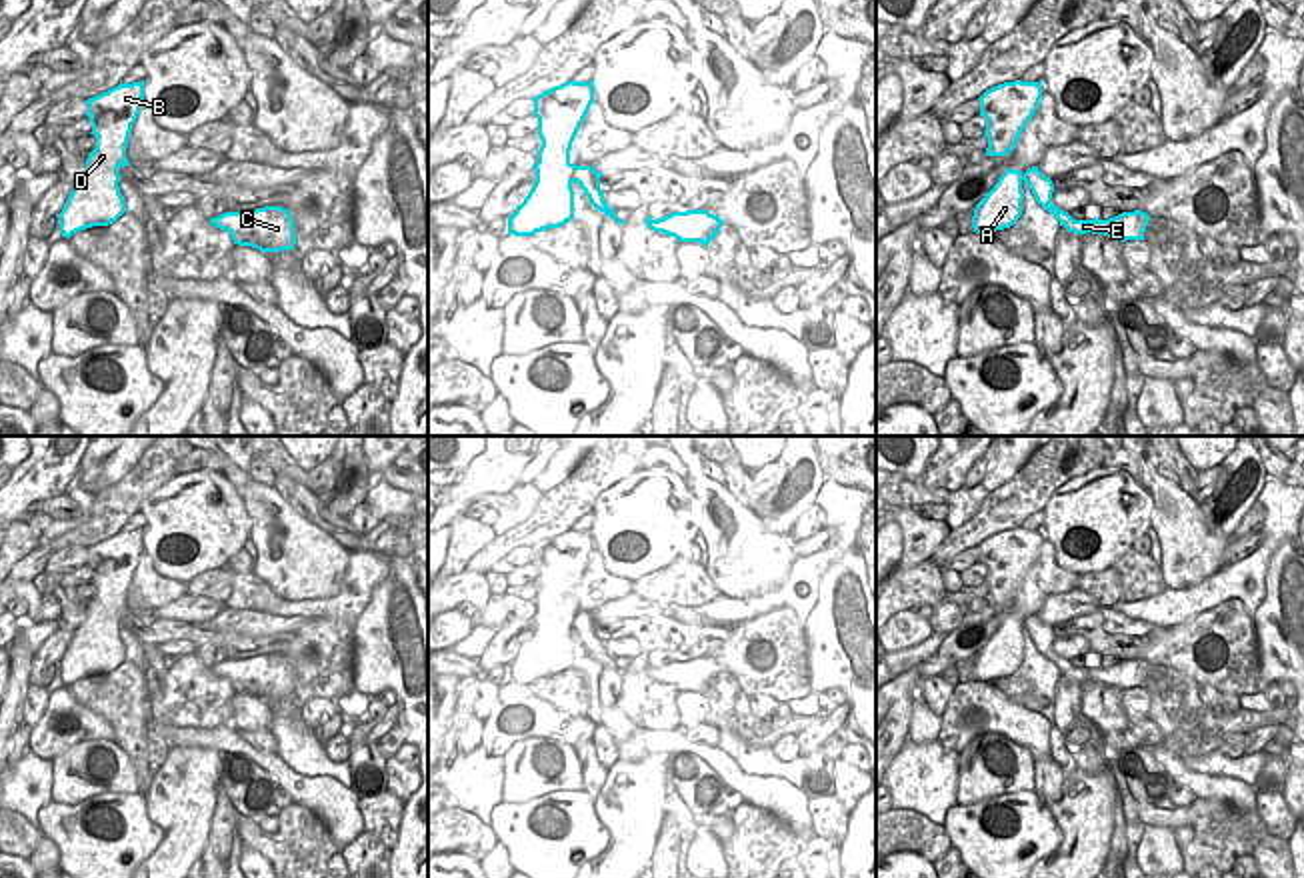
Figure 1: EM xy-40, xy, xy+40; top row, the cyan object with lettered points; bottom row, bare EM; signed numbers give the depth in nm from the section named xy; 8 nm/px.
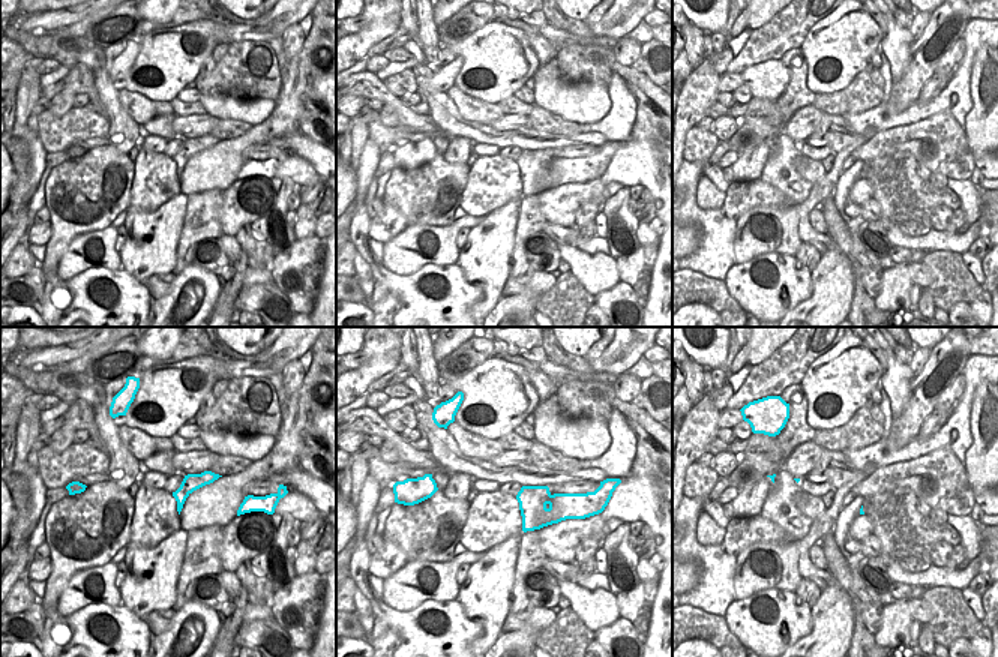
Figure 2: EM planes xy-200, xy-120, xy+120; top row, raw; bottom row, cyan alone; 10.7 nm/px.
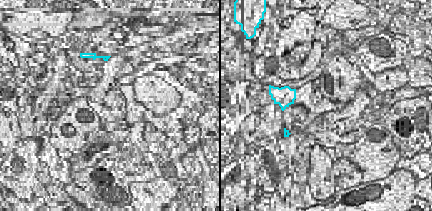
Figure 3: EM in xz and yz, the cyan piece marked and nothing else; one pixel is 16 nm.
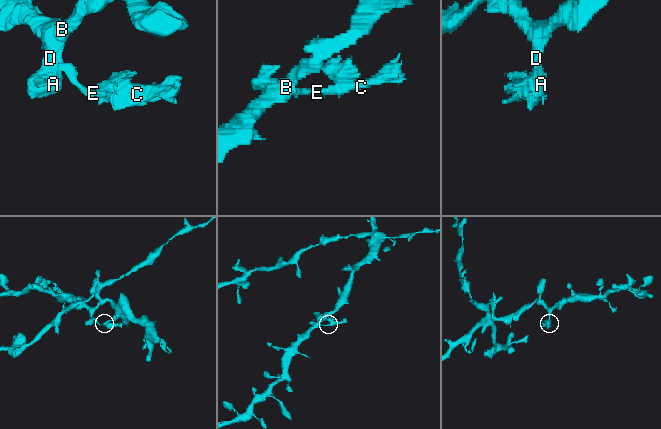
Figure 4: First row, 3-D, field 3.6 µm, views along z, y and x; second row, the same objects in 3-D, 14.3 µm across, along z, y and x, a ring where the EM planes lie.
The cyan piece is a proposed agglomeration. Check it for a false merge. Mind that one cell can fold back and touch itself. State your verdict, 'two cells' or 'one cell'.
two cells

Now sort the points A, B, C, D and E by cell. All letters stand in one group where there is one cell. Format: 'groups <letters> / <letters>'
groups A B D / C E

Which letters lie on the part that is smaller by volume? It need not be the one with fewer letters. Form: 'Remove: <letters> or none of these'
Remove: C, E

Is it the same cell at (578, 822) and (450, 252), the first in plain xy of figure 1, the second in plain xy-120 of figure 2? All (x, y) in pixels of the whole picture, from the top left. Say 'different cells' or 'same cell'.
different cells

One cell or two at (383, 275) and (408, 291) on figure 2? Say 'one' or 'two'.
one

